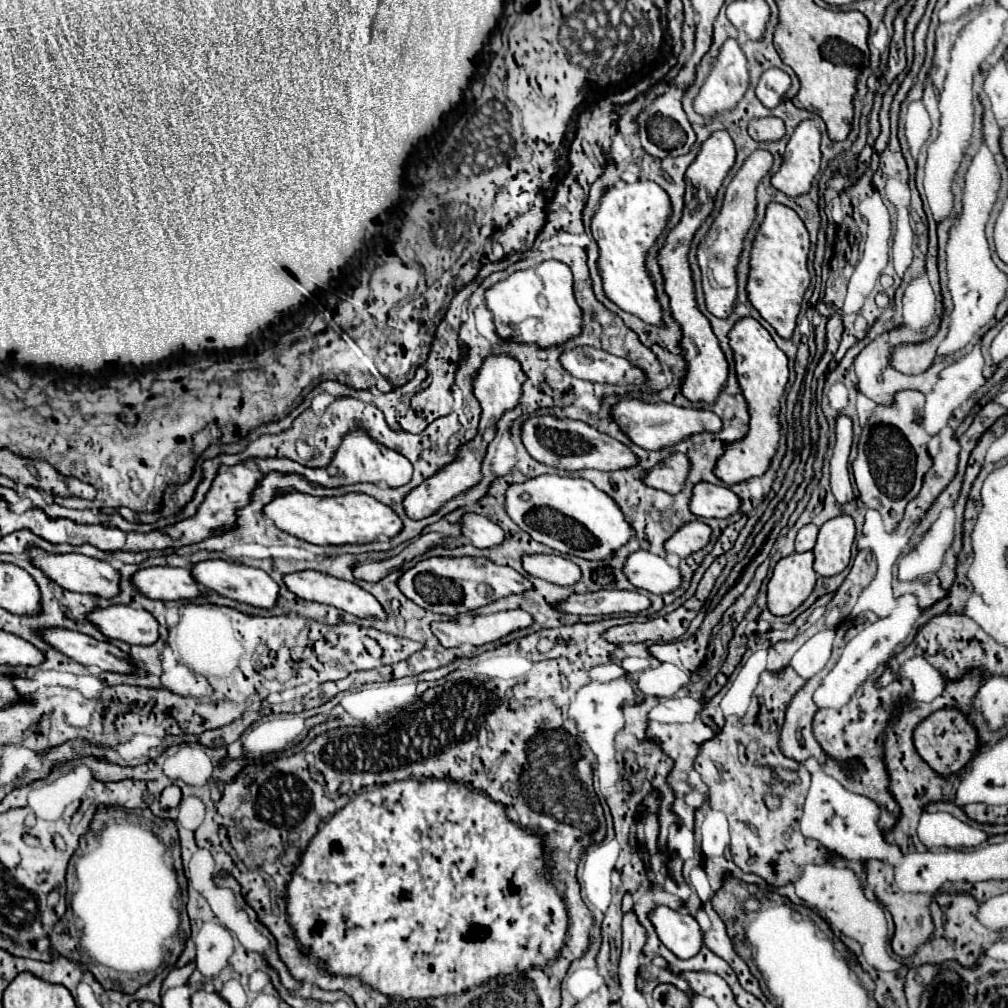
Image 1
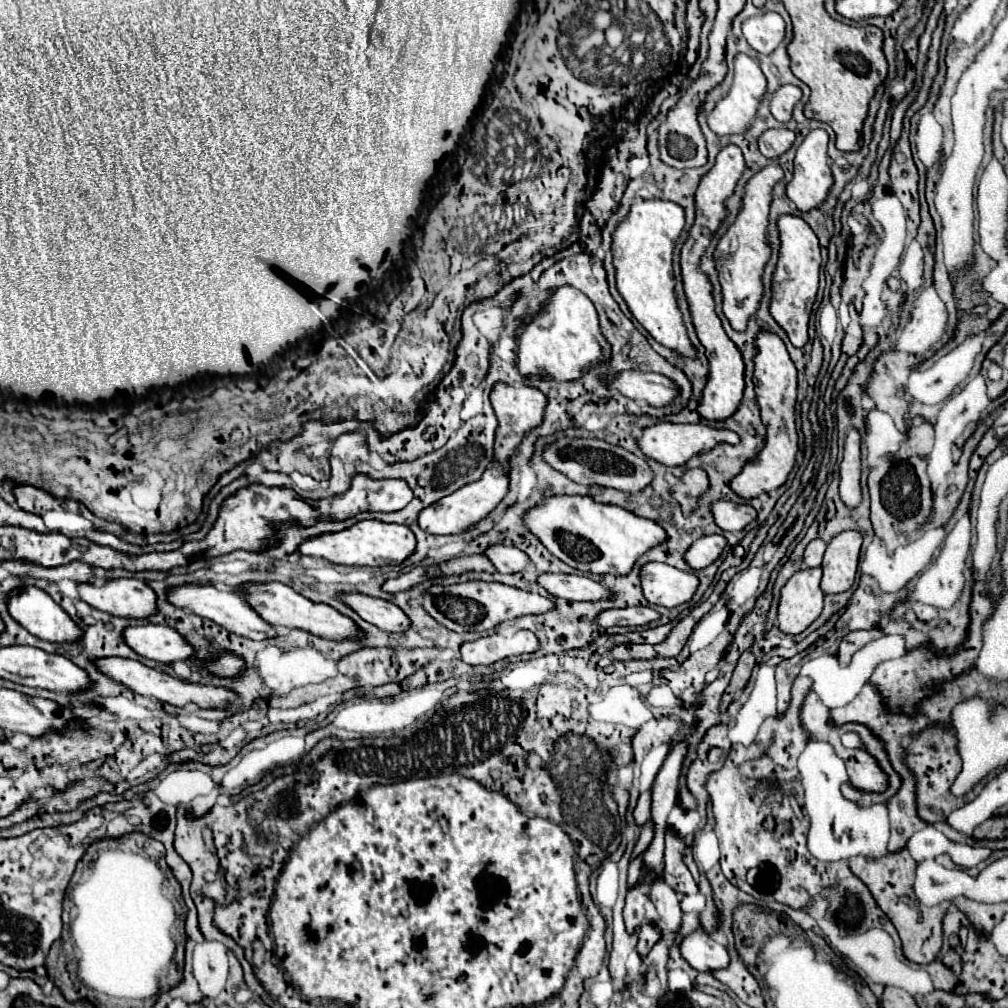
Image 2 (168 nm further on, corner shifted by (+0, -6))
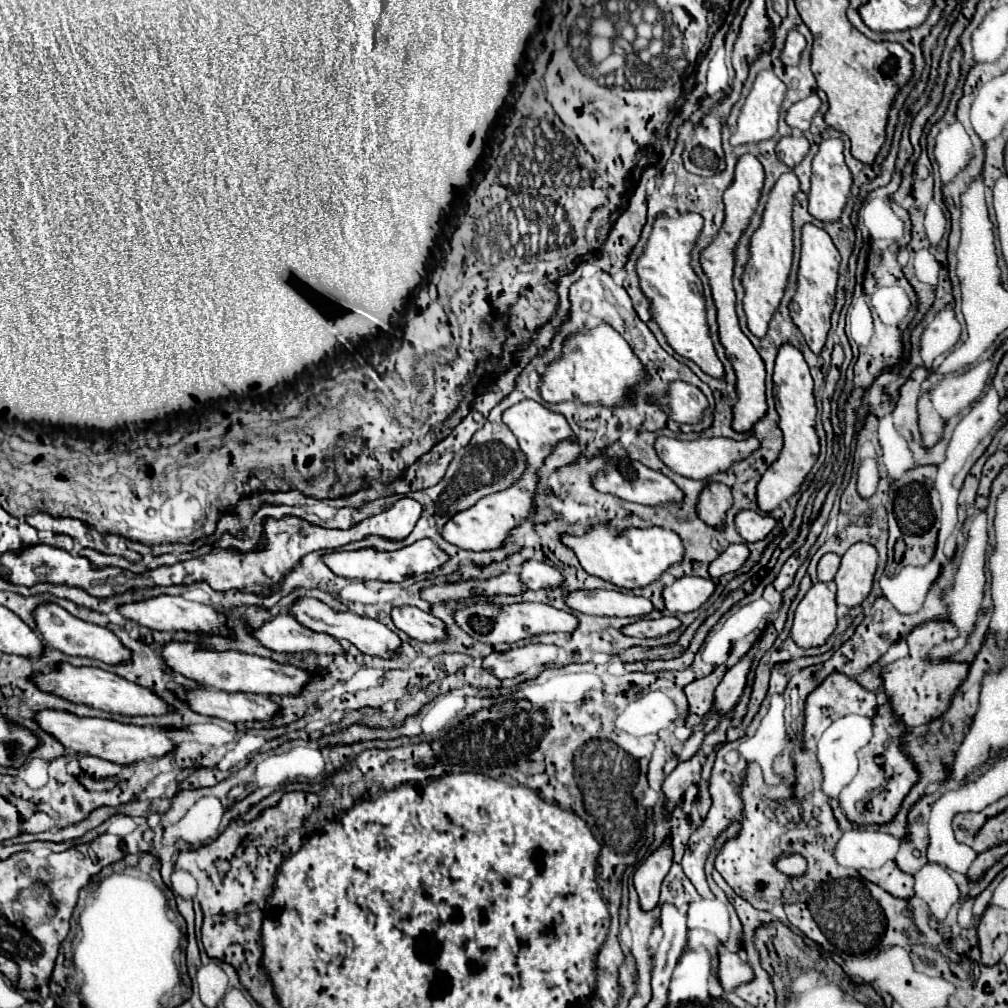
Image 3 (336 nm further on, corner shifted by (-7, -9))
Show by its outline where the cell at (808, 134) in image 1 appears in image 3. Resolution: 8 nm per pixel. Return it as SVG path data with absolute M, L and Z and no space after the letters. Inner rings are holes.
M828 138L820 144L812 162L812 188L808 194L808 210L816 220L838 222L852 188L852 174L844 162L844 142L840 138Z

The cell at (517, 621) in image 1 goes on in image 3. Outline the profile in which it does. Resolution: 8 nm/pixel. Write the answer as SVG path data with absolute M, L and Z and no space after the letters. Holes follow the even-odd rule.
M528 644L508 652L492 652L482 666L496 678L516 678L532 666L550 666L558 660L558 648L552 644Z

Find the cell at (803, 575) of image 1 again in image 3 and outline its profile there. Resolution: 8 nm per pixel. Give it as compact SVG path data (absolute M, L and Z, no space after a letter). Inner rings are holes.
M818 582L798 604L790 636L800 648L822 646L836 630L836 622L836 584Z

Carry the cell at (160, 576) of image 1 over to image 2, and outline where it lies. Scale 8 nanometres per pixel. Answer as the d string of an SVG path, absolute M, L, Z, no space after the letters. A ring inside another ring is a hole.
M183 583L183 585L175 585L175 587L169 587L167 589L167 601L175 607L181 607L181 609L191 609L193 613L201 615L201 617L207 617L215 623L219 623L221 627L237 633L237 635L243 635L243 637L249 637L249 639L269 639L269 637L275 637L277 631L275 627L271 627L269 623L265 623L247 603L245 599L241 599L241 595L237 595L235 591L231 589L217 589L213 585L199 585L199 583Z

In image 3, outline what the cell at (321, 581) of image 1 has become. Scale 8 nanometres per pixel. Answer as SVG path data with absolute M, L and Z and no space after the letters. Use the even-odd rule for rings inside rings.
M414 606L394 608L392 620L400 630L404 630L414 640L420 640L420 642L446 640L444 622L420 608L414 608Z

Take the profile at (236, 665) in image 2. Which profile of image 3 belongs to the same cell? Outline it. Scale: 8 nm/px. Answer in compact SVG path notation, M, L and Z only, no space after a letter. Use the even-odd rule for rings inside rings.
M170 642L162 648L164 662L180 672L182 676L196 680L208 688L224 690L224 692L252 692L252 694L268 694L268 696L298 696L302 688L312 680L312 672L296 668L292 664L280 664L270 658L240 654L240 652L214 652L202 650L198 644L190 642Z

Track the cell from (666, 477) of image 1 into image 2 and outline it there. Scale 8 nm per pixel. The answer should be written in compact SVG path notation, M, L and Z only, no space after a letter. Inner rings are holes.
M701 467L695 469L687 469L679 481L673 485L673 497L683 505L683 513L689 515L695 505L697 499L709 489L709 479L707 473Z

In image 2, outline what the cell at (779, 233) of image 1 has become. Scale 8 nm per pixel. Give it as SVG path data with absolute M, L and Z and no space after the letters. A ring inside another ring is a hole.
M781 215L777 221L777 231L781 239L779 261L771 279L771 305L769 313L777 321L779 327L785 329L791 343L795 347L803 347L807 343L807 323L811 315L811 307L819 287L819 265L821 265L821 249L811 227L797 215Z

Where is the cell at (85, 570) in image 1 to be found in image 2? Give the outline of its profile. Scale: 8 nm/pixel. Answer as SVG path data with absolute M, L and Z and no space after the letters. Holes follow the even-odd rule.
M107 579L103 585L77 583L79 597L91 607L119 615L145 619L157 611L155 593L139 579Z

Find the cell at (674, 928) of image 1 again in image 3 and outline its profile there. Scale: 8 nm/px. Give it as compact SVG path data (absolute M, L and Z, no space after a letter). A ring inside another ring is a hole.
M722 946L720 948L720 970L718 970L718 978L722 982L722 988L726 992L732 992L740 984L752 982L754 980L754 972L752 972L752 968L746 962L740 960L738 954L732 954L732 952L728 952Z

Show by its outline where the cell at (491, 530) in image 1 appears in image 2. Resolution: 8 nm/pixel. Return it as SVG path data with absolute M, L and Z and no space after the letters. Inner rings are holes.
M489 545L485 549L485 557L499 573L517 573L529 563L529 557L523 551L509 545Z

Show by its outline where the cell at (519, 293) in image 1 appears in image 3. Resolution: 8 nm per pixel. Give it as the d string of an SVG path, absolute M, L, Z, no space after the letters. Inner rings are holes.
M598 324L586 328L580 334L574 334L564 344L564 356L552 362L542 376L542 400L548 404L560 402L582 402L582 404L600 404L606 408L618 408L632 402L634 386L642 380L648 380L644 364L636 358L628 342L608 324Z

